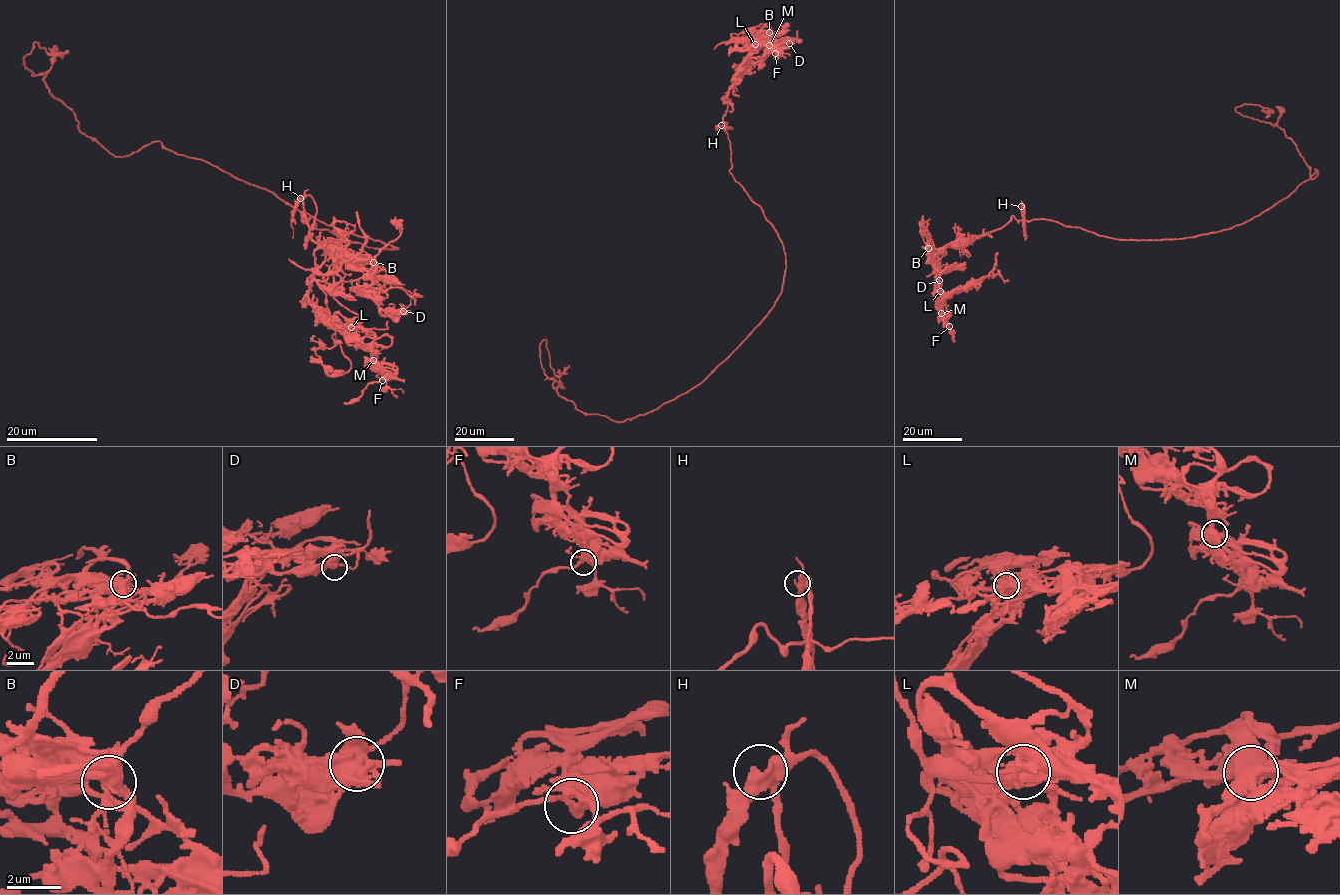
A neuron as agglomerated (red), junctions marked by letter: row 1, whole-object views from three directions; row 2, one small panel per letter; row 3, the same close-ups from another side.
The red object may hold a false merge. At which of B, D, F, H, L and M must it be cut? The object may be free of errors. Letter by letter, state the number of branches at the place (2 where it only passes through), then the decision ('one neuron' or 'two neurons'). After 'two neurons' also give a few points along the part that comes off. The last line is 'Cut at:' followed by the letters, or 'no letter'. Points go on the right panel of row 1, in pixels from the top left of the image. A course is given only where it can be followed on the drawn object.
B: 5 branches meet; two neurons; foreign part runs (928, 248), (1012, 216), (1126, 240), (1242, 224), (1318, 174), (1276, 125), (1235, 108), (1262, 110)
D: 4 branches meet; one neuron
F: 4 branches meet; one neuron
H: 4 branches meet; one neuron
L: 5 branches meet; one neuron
M: 4 branches meet; one neuron
Cut at: B

